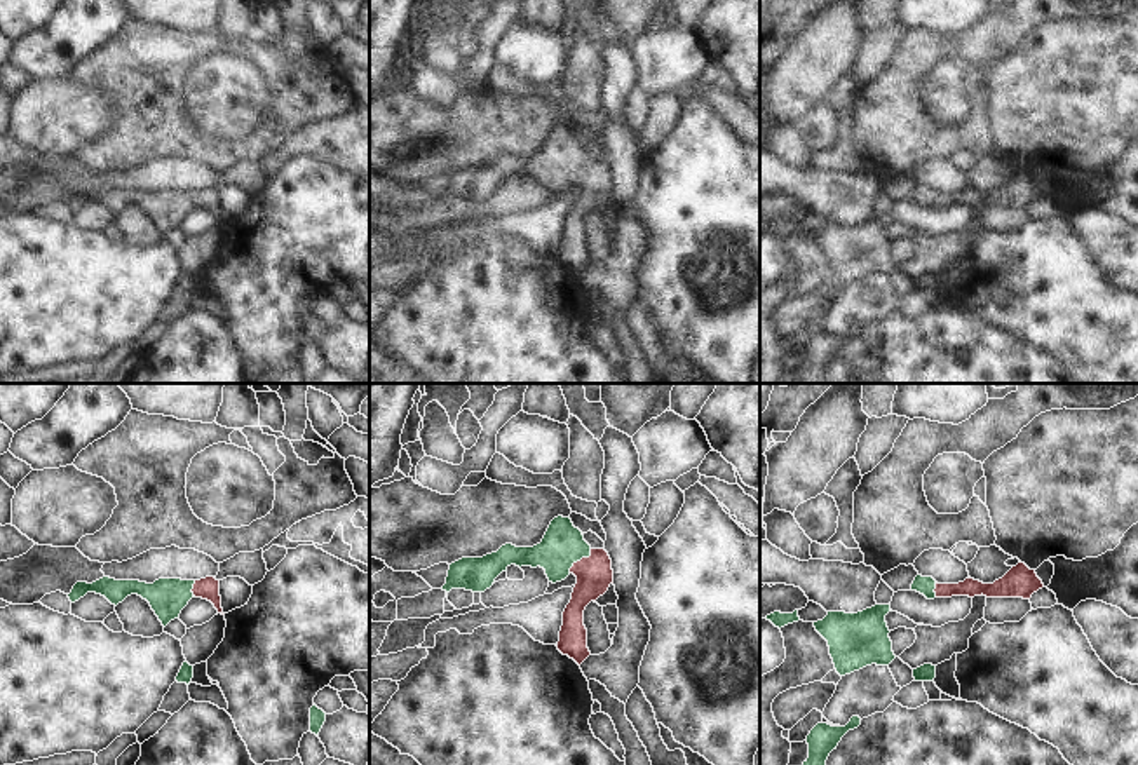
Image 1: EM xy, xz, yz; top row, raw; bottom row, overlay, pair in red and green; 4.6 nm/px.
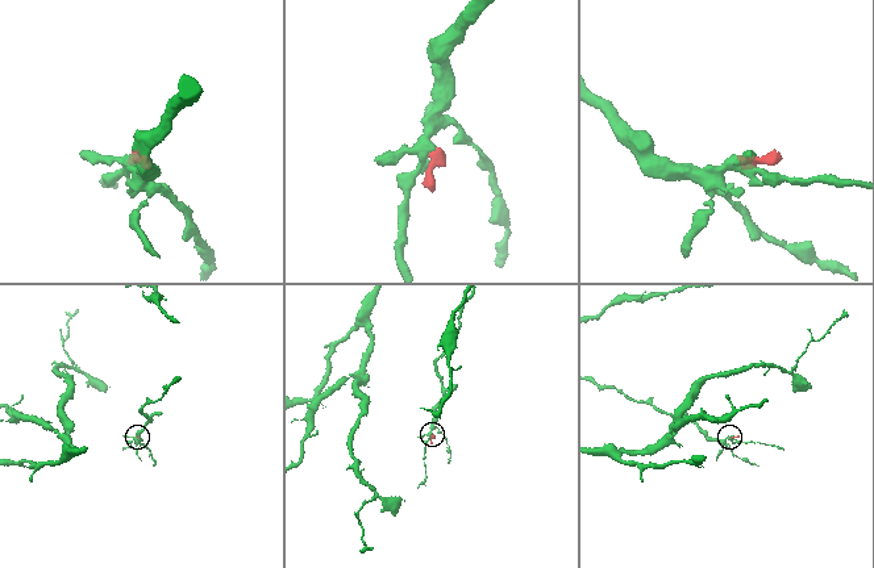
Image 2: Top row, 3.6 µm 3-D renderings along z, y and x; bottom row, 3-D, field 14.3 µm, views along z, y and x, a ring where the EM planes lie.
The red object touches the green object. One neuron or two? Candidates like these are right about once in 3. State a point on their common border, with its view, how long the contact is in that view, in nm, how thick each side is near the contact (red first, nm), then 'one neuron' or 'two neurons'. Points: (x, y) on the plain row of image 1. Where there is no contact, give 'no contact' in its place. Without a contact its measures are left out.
contact xz (582, 168); length 160 nm; calibres 170 and 200 nm; one neuron

